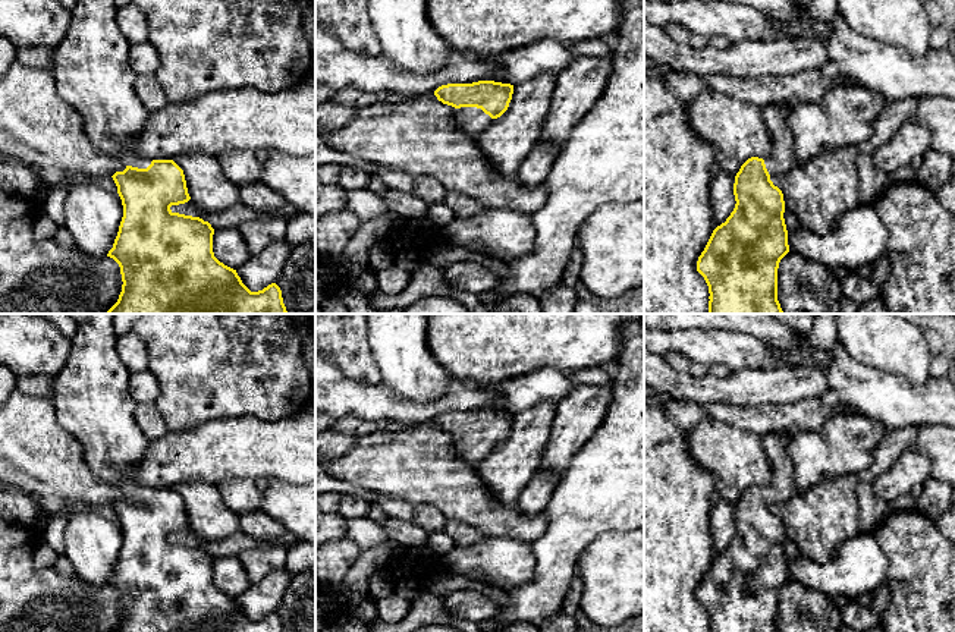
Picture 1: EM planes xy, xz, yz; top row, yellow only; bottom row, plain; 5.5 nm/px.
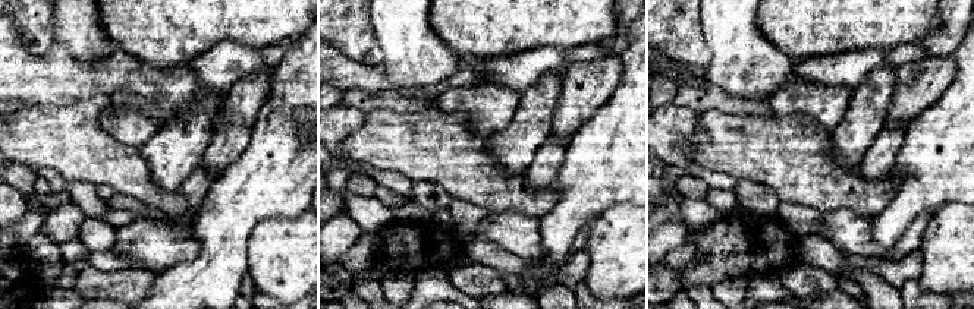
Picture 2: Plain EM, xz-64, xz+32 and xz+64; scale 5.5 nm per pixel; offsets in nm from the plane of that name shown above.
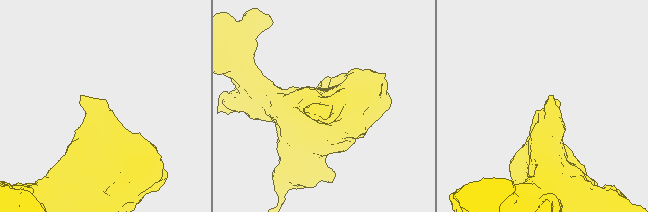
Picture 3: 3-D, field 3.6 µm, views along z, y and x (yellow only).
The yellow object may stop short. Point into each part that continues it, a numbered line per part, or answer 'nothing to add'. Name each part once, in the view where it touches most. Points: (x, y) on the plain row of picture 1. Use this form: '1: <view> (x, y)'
1: xz (471, 449)

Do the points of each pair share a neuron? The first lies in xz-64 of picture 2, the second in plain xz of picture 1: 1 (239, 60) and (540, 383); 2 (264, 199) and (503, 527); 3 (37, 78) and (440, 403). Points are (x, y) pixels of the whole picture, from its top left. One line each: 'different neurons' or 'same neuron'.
1: same neuron
2: different neurons
3: same neuron

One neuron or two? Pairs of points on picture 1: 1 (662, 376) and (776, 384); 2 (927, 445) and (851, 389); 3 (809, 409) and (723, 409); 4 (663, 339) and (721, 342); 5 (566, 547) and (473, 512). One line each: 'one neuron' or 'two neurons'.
1: one neuron
2: two neurons
3: one neuron
4: one neuron
5: two neurons

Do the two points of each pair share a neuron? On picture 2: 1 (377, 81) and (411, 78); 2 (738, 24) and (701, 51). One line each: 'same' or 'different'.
1: different
2: different

